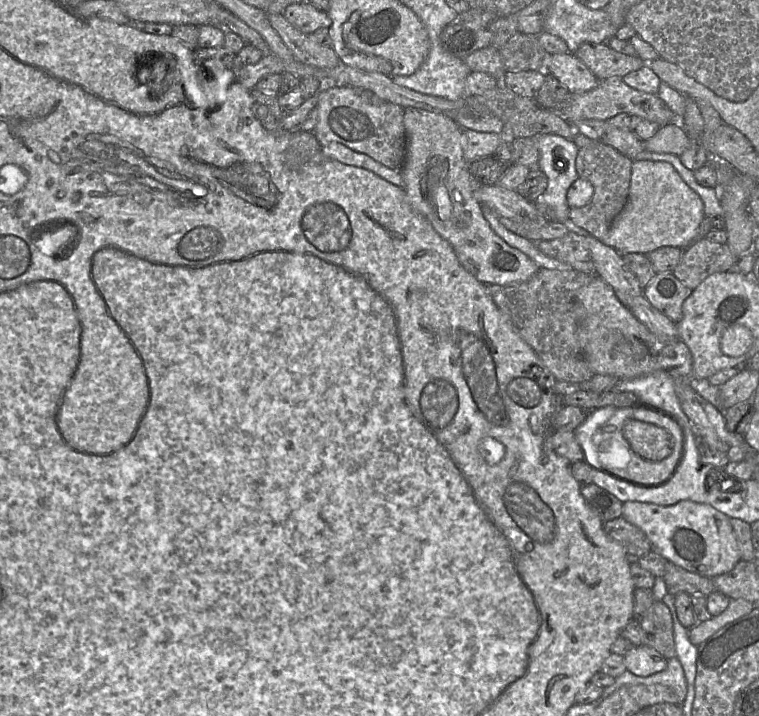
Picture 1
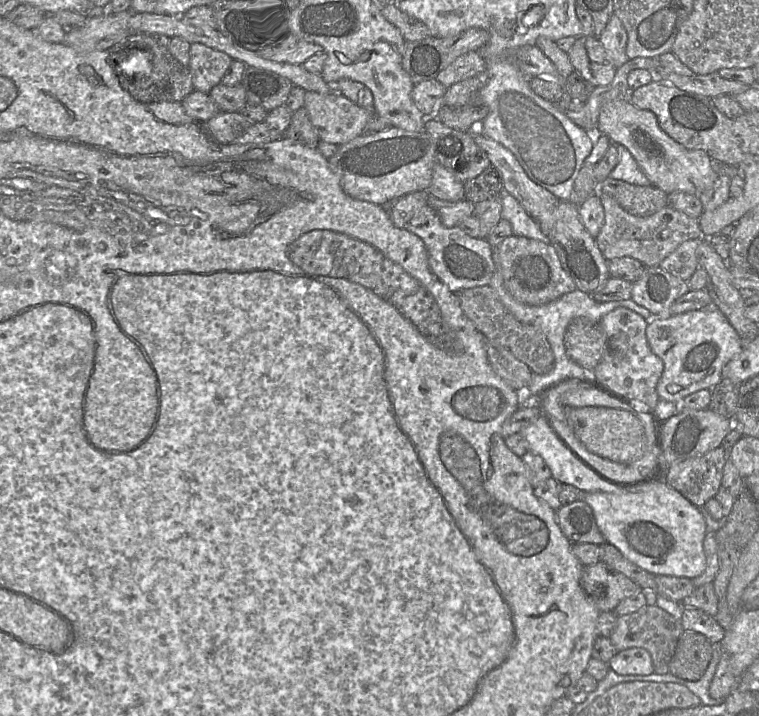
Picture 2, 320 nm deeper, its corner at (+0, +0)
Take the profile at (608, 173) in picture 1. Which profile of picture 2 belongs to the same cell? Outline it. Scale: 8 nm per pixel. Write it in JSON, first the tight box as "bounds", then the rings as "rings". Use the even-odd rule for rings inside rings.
{"bounds":[595,194,703,267],"rings":[[[605,194],[597,195],[601,200],[605,218],[595,242],[607,261],[630,257],[639,261],[645,267],[659,266],[683,242],[699,240],[703,237],[697,219],[691,218],[668,205],[650,216],[640,217],[623,210],[610,196]]]}

